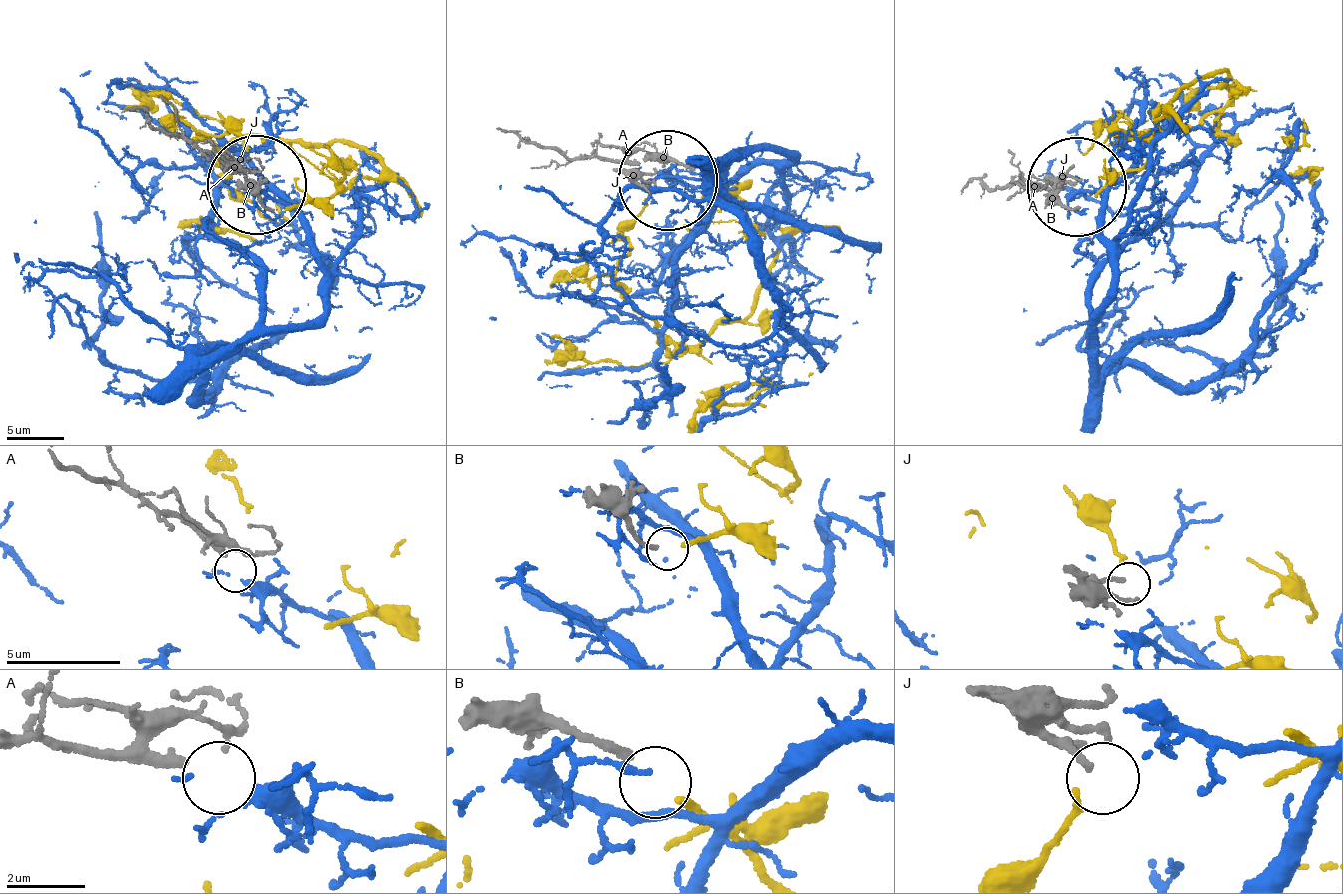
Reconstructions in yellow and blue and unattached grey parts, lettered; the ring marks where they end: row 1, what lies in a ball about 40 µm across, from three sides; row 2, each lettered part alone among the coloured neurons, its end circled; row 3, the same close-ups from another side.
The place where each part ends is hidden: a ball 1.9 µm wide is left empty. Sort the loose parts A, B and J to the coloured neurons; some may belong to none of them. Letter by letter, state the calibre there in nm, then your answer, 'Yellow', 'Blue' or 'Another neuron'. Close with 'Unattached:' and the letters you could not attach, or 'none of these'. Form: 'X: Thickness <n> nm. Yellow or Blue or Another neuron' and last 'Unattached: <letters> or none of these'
A: Thickness 280 nm. Blue
B: Thickness 190 nm. Yellow
J: Thickness 190 nm. Another neuron
Unattached: J

